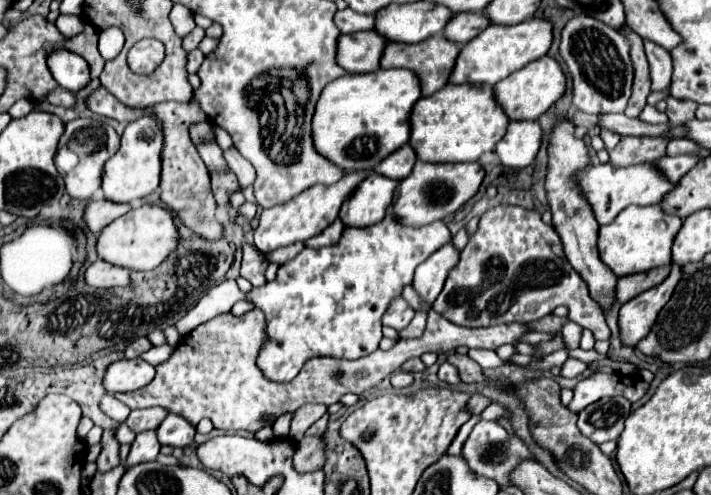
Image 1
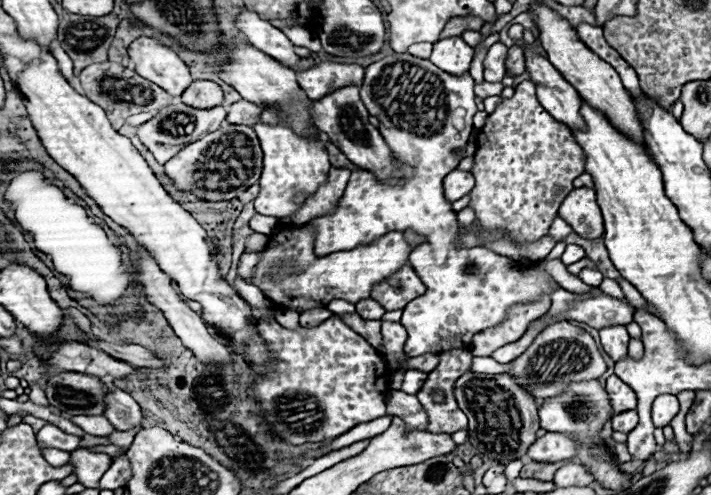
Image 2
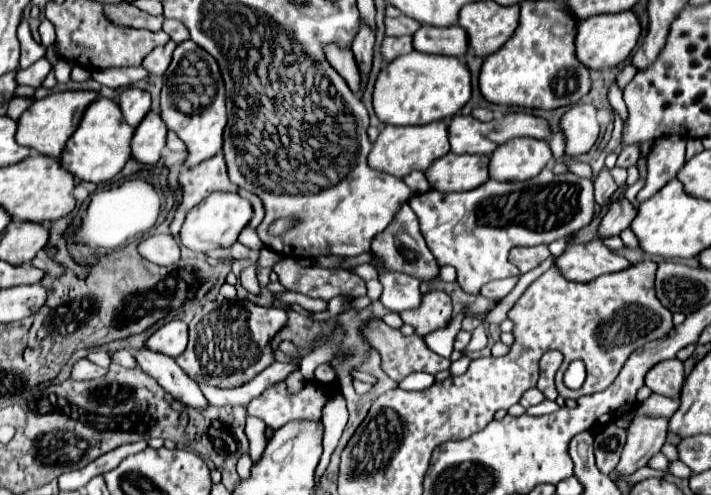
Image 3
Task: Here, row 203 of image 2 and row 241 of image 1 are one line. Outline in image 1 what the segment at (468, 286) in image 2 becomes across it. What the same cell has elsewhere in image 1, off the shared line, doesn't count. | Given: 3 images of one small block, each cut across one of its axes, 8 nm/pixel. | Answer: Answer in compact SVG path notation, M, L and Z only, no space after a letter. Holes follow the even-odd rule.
M382 220L382 222L364 228L346 227L342 233L340 242L334 244L334 246L326 246L326 248L318 248L318 250L314 250L314 248L304 248L294 260L290 260L290 262L286 262L286 264L280 266L278 276L276 276L274 282L266 282L264 286L252 288L250 292L246 292L246 300L252 302L256 308L260 308L260 310L266 314L268 342L264 344L264 348L262 348L262 352L260 352L260 356L258 356L258 364L260 364L262 372L264 372L270 380L288 382L288 380L292 380L292 378L300 372L302 364L304 364L308 358L312 358L312 356L332 356L332 358L352 360L352 358L360 358L360 356L370 354L372 350L376 350L378 344L380 344L380 340L382 340L382 316L384 316L384 312L388 310L388 306L392 304L394 298L402 296L402 288L404 288L406 284L412 284L416 266L422 264L422 262L424 262L430 254L434 254L438 248L442 248L444 244L448 244L450 238L452 238L452 236L450 236L450 232L448 232L448 228L446 228L444 222L428 224L428 226L422 226L422 228L408 228L408 226L396 224L394 220Z

